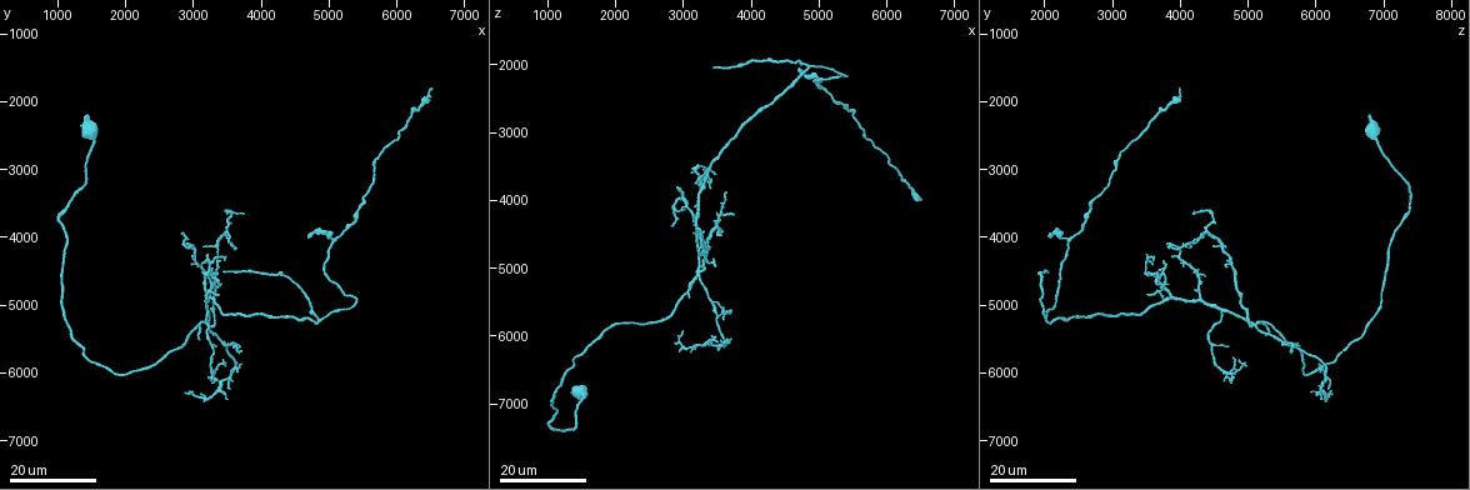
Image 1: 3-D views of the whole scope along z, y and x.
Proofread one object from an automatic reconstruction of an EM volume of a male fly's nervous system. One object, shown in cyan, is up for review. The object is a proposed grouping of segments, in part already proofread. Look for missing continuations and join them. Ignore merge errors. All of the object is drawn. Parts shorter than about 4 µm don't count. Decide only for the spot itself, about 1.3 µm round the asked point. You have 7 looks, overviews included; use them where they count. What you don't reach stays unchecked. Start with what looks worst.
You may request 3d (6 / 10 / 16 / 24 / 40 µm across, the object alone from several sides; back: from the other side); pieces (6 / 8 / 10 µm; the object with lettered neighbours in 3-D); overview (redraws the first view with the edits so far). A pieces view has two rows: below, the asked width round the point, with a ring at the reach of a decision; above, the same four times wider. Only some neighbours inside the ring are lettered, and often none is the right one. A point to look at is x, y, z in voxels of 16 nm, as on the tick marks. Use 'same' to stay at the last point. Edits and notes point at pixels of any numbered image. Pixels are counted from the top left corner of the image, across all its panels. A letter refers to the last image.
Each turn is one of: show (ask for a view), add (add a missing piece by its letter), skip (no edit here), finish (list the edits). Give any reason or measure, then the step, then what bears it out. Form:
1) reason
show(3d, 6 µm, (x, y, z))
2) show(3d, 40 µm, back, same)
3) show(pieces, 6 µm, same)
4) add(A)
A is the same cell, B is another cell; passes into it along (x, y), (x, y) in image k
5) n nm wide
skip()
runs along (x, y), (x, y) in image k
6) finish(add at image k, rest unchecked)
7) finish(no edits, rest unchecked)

long arm stops here
show(3d, 24 µm, (3450, 4500, 2050))

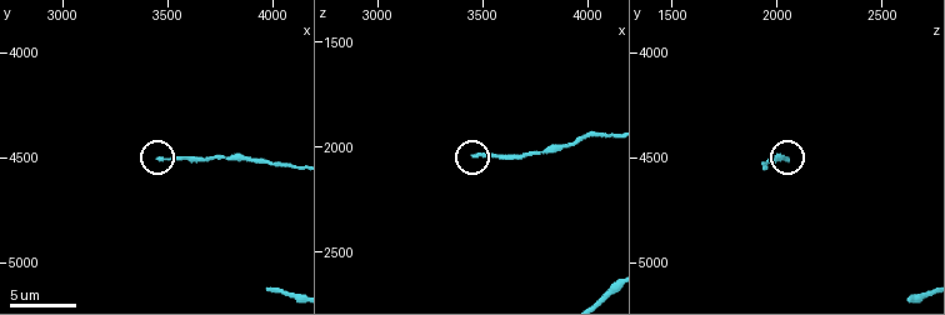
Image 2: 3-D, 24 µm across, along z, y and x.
show(pieces, 6 µm, (3470, 4510, 2050))

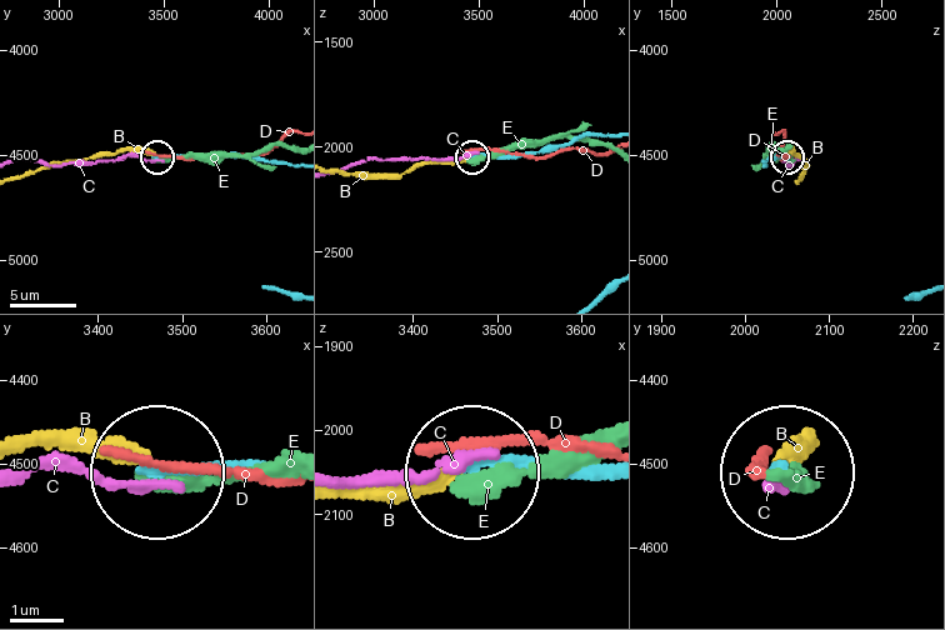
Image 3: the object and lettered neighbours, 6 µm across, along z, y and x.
170 nm wide
skip()
B, C, D and E are other cells; runs along (286, 474), (156, 474) in image 3; no lettered piece goes on from it

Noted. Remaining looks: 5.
tapers out
show(3d, 16 µm, (2800, 3950, 4350))

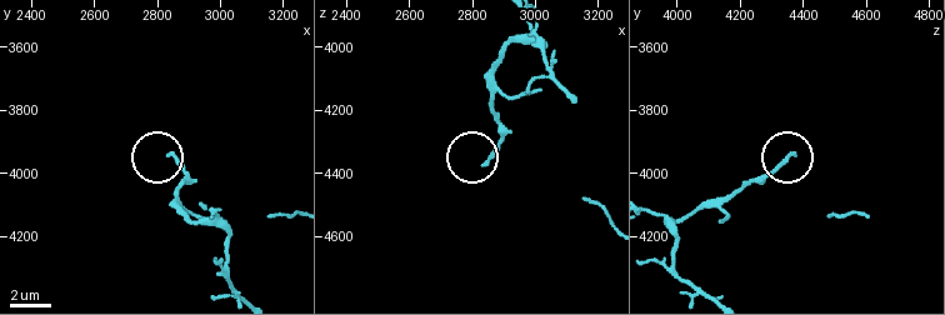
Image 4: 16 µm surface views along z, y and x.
show(pieces, 6 µm, (2850, 3940, 4370))

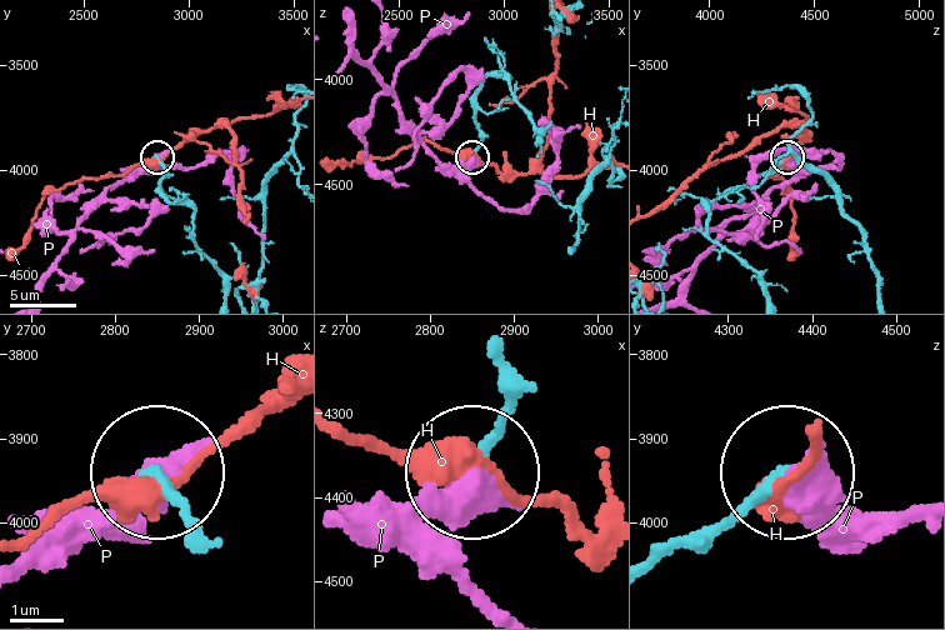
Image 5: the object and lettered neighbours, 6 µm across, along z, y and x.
skip()
H and P are other cells; runs along (504, 393), (481, 469) in image 5; no lettered piece goes on from it

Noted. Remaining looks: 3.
long arm stops here
show(3d, 16 µm, (3450, 4250, 3600))

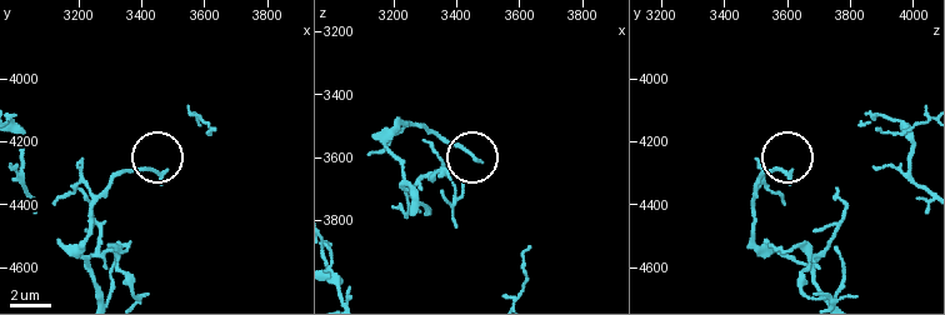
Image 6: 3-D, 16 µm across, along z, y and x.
see the neighbours
show(pieces, 8 µm, (3460, 4300, 3610))

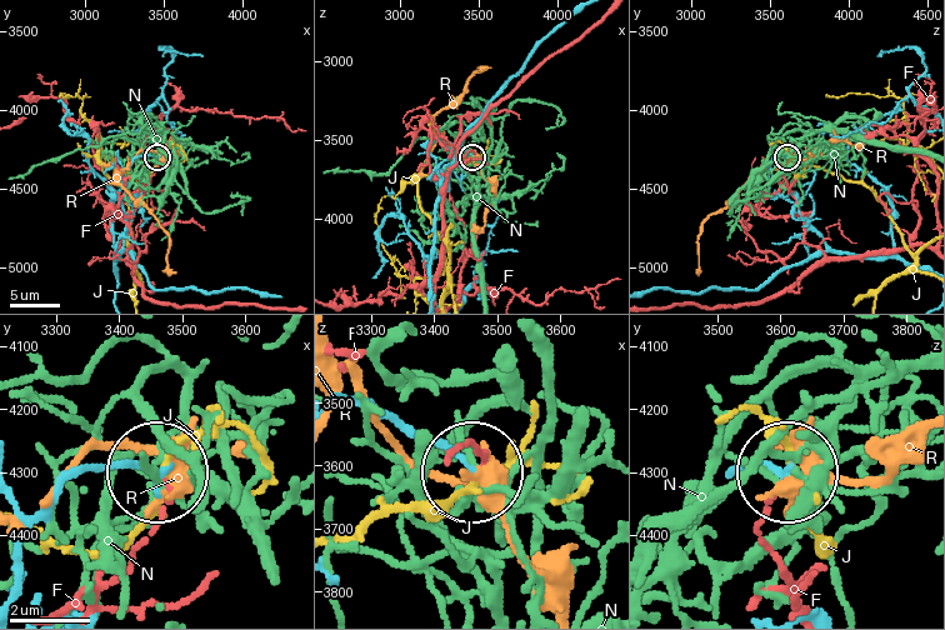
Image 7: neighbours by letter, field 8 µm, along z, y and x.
190 nm wide
skip()
F, J, N and R are other cells; runs along (21, 525), (79, 471), (156, 471) in image 7; no lettered piece goes on from it

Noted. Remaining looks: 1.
finish(no edits, rest unchecked)

